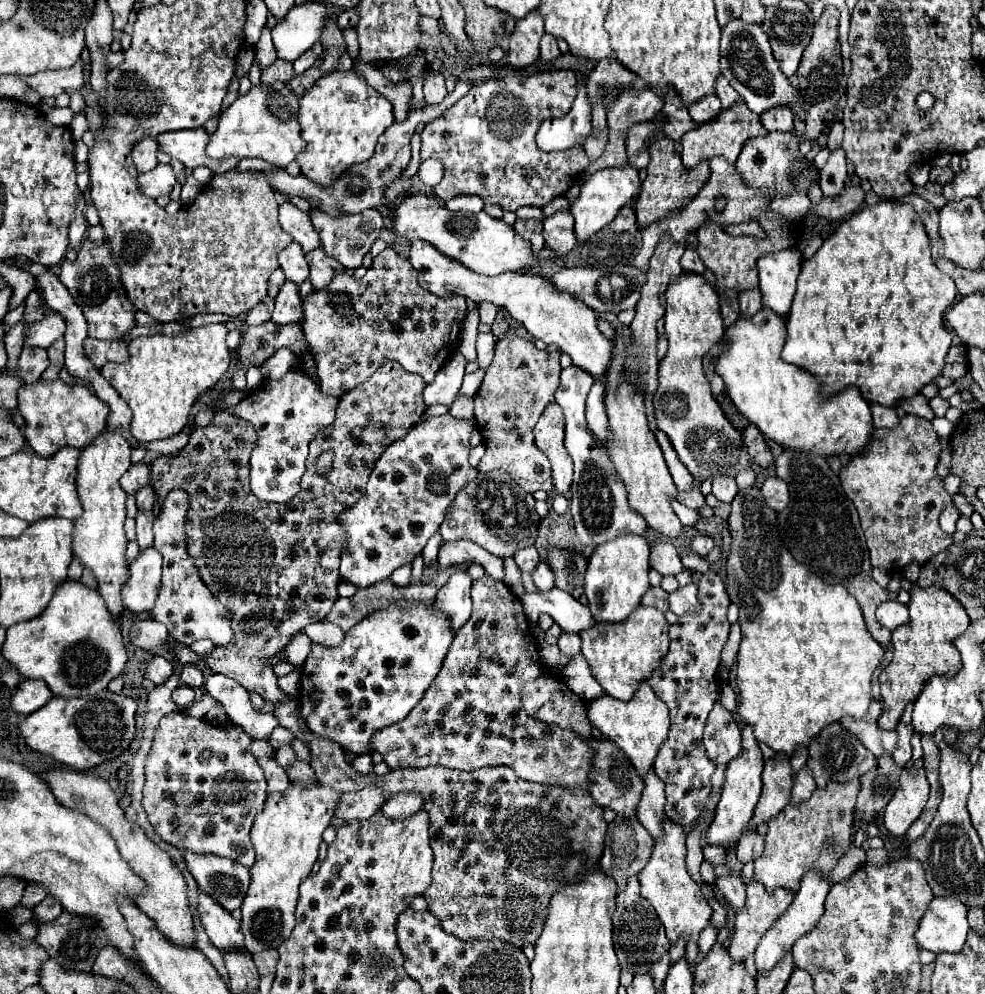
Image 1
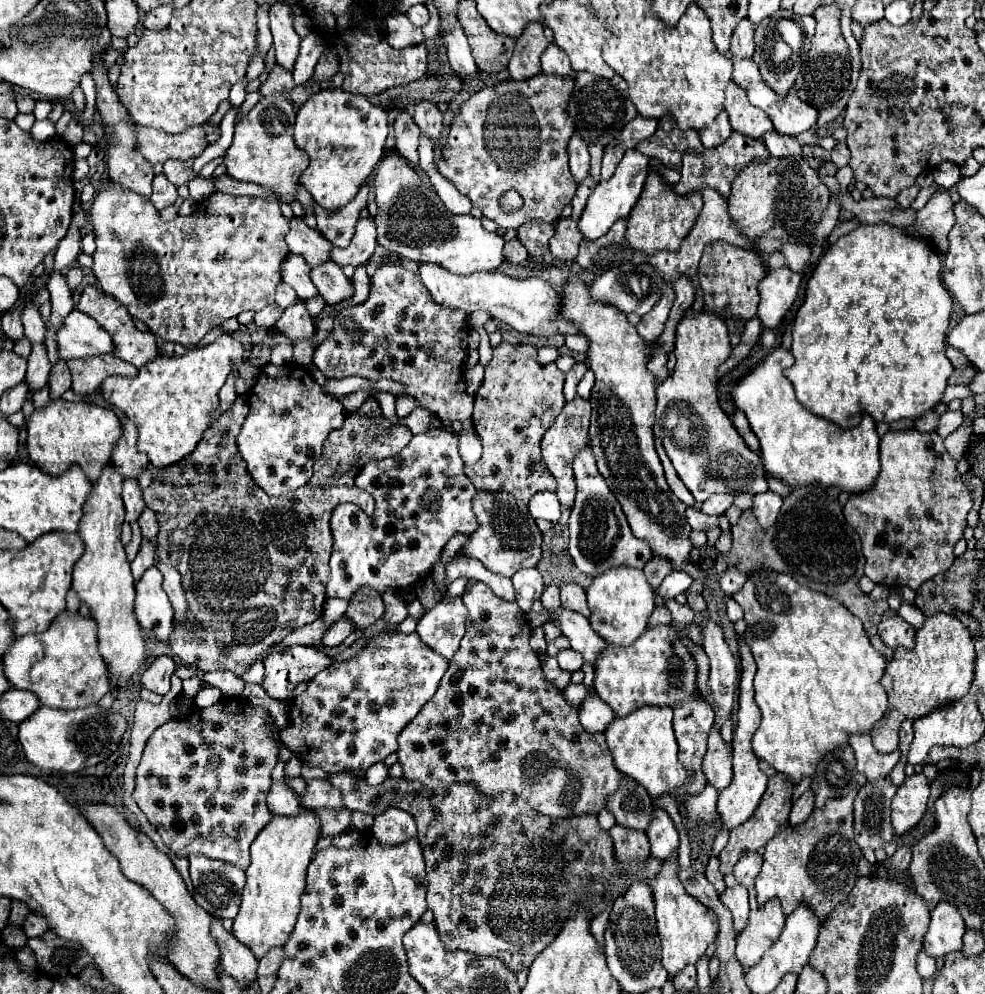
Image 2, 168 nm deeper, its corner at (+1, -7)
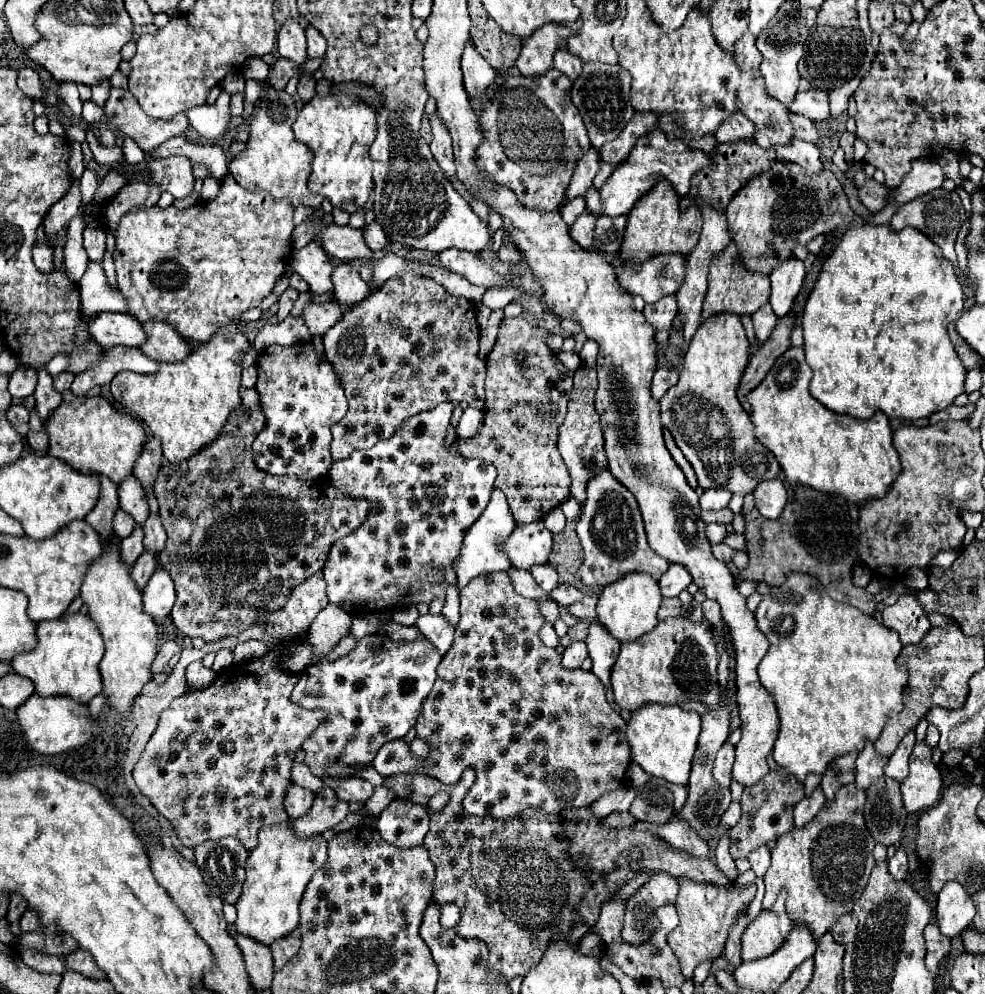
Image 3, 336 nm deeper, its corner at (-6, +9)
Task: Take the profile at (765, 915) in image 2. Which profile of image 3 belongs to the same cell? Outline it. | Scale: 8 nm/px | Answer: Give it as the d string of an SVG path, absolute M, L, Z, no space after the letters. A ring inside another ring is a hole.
M781 892L773 910L763 910L745 930L741 958L743 962L765 958L781 948L787 934L791 932L791 920L785 912L787 892Z

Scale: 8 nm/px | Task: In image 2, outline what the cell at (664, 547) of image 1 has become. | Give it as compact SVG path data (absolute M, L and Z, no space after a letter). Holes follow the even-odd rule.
M674 570L674 572L670 572L670 574L662 580L662 584L660 584L660 588L658 588L658 594L660 594L662 598L674 598L676 594L686 592L692 582L694 582L694 580L692 580L690 574Z

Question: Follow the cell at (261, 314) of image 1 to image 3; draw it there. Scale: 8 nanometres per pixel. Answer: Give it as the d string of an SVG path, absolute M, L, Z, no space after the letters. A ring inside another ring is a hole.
M287 288L287 290L279 296L279 312L277 312L277 318L279 318L279 320L283 320L283 318L289 316L289 312L291 312L293 302L297 300L297 296L299 296L299 292L293 290L293 288Z

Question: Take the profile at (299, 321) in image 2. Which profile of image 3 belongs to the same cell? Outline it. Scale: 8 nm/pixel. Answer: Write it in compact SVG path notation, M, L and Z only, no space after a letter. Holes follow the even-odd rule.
M335 300L325 302L325 304L309 302L303 310L303 320L305 320L311 336L323 336L331 326L337 324L341 314L343 314L341 306Z

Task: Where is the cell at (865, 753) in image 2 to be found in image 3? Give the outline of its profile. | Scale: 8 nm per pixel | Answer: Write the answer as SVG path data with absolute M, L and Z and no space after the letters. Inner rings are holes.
M865 742L865 748L857 756L857 768L855 768L855 784L861 790L867 790L873 782L877 782L883 776L883 768L889 758L877 756L873 742Z

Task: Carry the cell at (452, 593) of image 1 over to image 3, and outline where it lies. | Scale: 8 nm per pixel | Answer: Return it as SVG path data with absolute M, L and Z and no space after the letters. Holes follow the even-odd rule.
M431 614L419 616L419 620L417 620L415 626L417 626L417 628L421 630L421 634L437 648L437 652L445 654L445 652L451 648L455 628L449 626L441 614L439 614L439 616L431 616Z

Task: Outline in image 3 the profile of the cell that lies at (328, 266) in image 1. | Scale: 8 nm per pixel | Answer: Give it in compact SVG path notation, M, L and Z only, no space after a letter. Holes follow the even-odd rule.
M353 264L335 266L333 284L335 284L335 290L333 290L335 300L339 304L345 304L347 308L355 308L363 300L367 300L367 296L371 294L369 284L361 280L359 270Z

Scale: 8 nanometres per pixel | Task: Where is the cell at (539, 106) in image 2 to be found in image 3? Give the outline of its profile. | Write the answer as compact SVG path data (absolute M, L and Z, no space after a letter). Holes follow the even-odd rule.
M555 68L537 78L509 78L503 86L495 90L493 100L483 108L483 114L479 116L479 126L483 130L485 140L477 148L477 168L499 186L511 188L529 208L557 210L565 202L565 190L569 186L577 160L591 148L581 114L573 106L569 90L571 80Z

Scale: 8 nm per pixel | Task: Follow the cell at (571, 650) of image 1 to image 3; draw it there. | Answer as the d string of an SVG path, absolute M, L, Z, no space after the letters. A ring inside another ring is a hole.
M573 642L563 652L563 668L577 670L577 668L581 668L581 664L583 664L585 658L587 658L587 646L585 646L585 642Z

